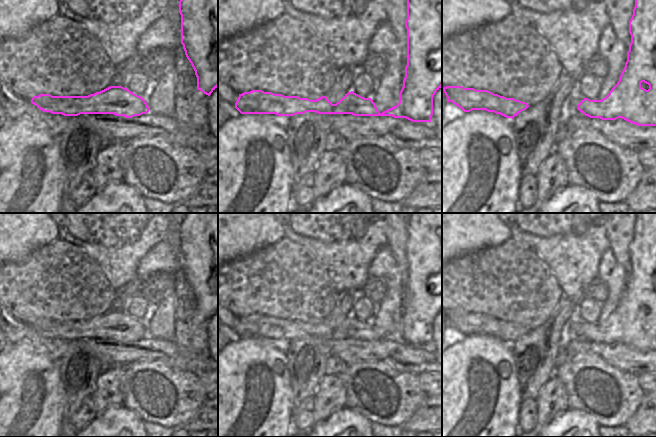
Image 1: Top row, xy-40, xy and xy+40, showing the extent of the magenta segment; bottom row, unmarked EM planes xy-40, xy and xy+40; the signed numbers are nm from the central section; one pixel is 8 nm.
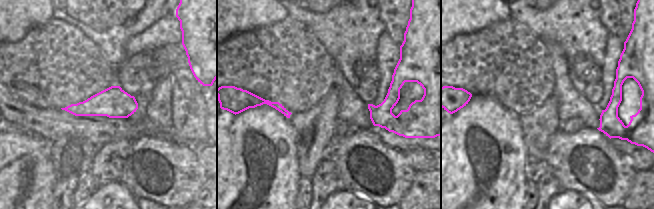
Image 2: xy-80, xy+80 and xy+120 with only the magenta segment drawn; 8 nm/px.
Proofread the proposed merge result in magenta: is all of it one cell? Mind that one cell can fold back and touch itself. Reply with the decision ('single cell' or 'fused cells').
single cell

